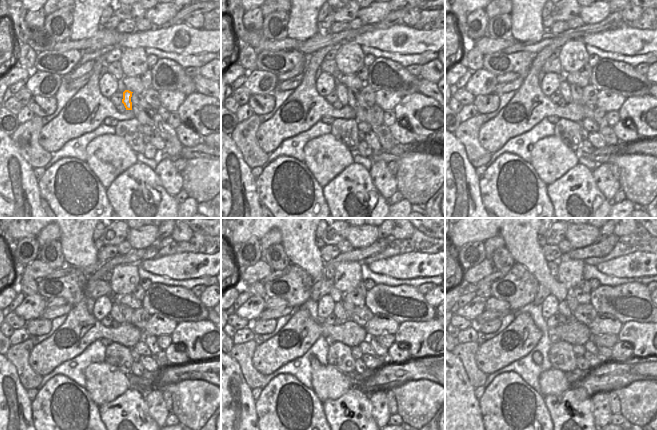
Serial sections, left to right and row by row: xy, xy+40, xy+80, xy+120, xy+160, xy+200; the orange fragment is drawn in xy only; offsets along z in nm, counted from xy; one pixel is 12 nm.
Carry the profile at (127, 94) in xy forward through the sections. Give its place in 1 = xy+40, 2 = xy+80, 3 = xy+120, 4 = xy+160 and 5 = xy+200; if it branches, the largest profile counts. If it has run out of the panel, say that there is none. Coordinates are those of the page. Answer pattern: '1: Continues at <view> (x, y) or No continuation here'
1: Continues at xy+40 (341, 90)
2: Continues at xy+80 (564, 87)
3: Continues at xy+120 (115, 312)
4: Continues at xy+160 (339, 311)
5: Continues at xy+200 (563, 309)

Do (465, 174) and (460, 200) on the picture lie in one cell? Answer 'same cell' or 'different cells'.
same cell

